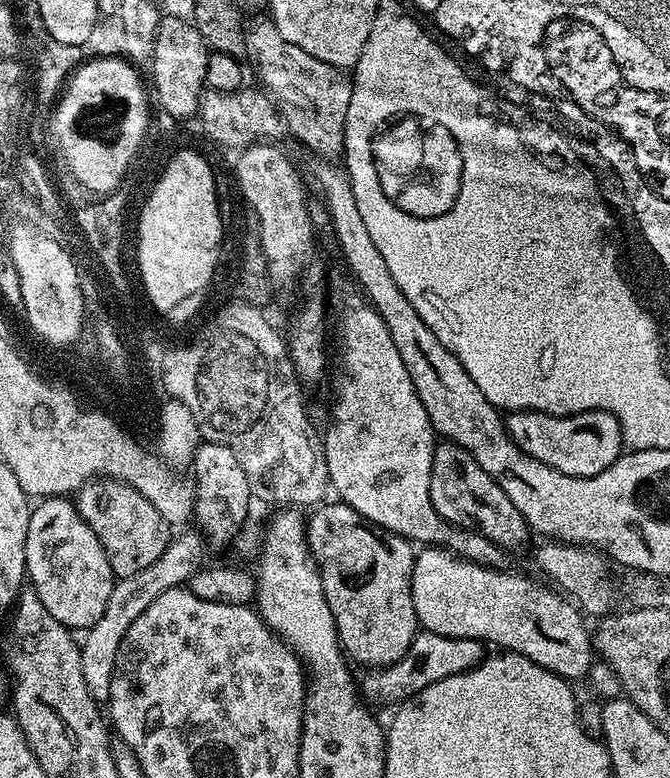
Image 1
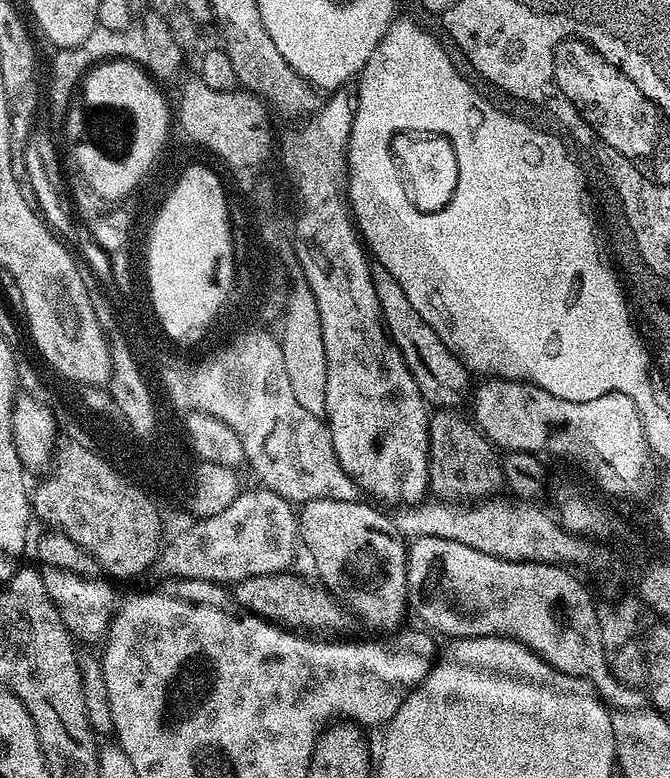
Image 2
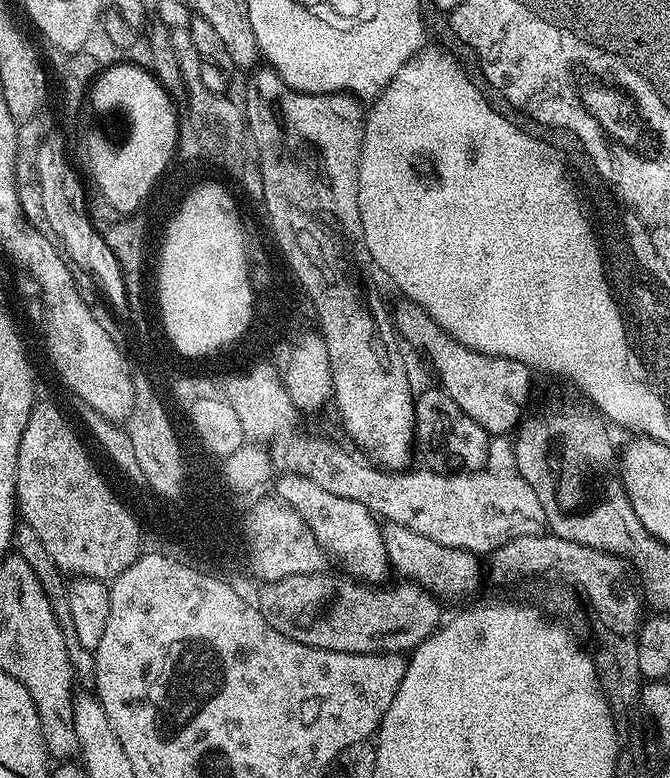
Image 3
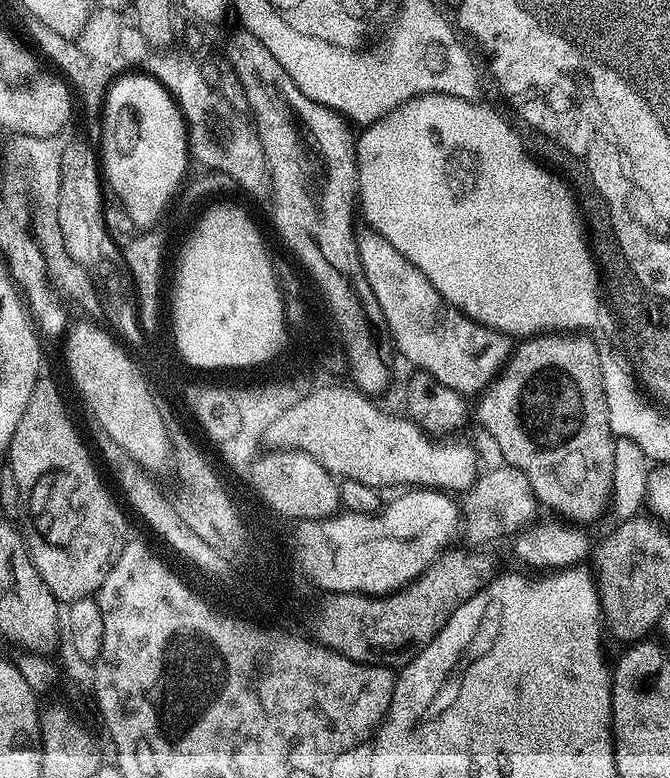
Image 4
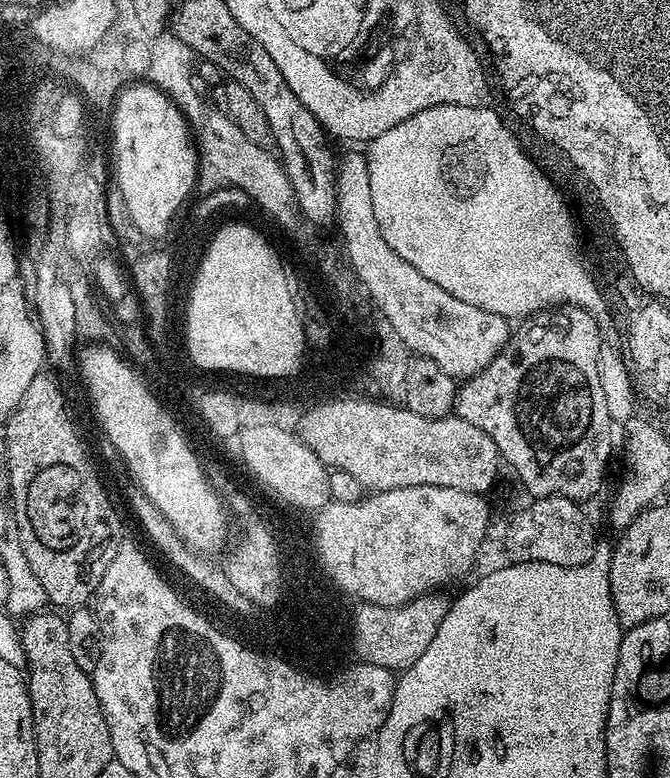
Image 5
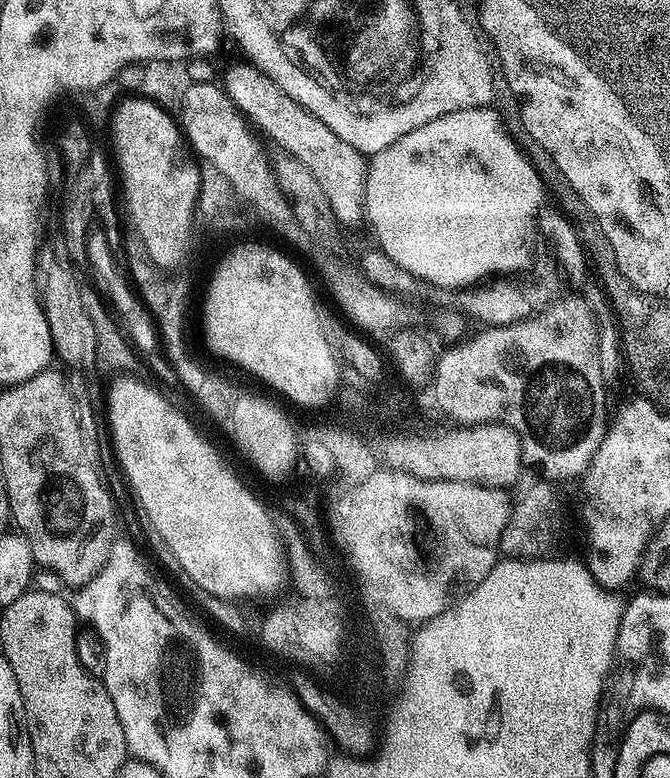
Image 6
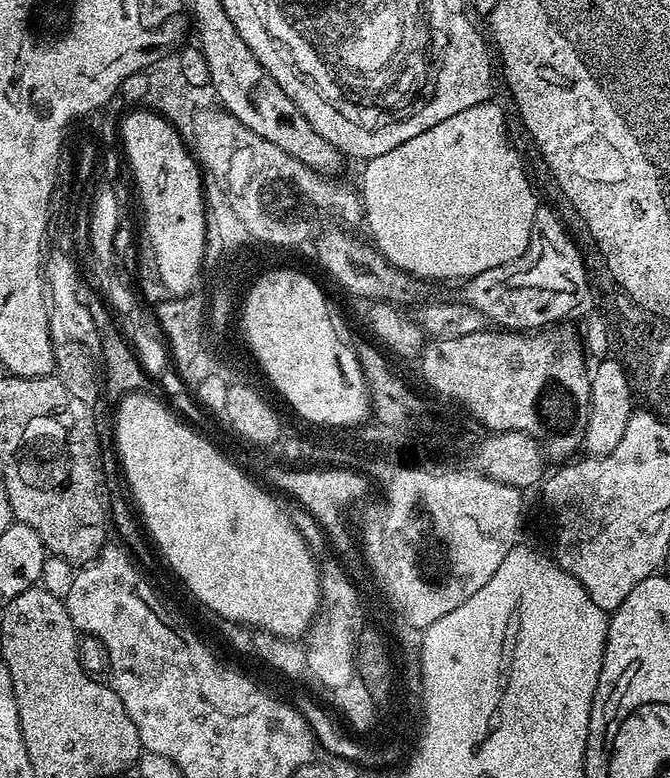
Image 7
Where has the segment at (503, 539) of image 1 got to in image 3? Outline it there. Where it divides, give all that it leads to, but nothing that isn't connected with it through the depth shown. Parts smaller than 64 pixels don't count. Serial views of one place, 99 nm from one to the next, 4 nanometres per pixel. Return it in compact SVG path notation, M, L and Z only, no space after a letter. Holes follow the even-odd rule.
M433 386L424 393L415 397L416 409L416 439L415 443L424 451L424 460L429 469L443 470L449 474L454 472L479 472L485 467L488 460L488 443L490 437L450 394L446 394L443 388Z

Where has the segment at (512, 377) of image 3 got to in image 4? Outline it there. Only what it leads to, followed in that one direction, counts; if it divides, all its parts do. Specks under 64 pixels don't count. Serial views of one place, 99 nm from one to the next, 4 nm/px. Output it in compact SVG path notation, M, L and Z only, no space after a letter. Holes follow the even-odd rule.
M357 231L356 245L366 282L370 282L370 290L374 290L378 306L382 306L395 351L399 355L401 352L416 370L438 378L442 386L450 386L450 390L465 398L483 393L508 363L508 357L514 351L513 341L504 333L471 320L444 300L430 278L426 278L418 266L402 258L402 254L398 254L398 250L377 232Z

